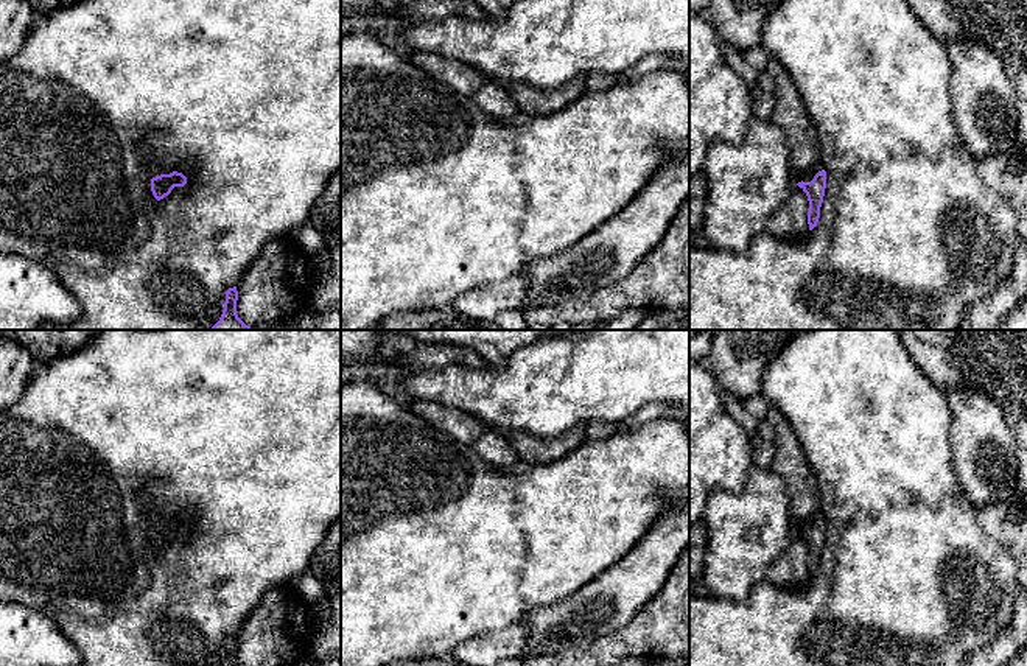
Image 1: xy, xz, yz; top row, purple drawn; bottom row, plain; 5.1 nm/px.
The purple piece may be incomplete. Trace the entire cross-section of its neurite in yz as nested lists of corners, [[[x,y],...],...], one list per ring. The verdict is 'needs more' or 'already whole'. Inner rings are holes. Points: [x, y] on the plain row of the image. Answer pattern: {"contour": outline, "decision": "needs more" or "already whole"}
{"contour": [[[822,512],[815,514],[811,520],[808,520],[797,534],[808,545],[809,549],[808,573],[809,579],[812,579],[820,566],[820,556],[826,537],[826,520],[823,518]]], "decision": "needs more"}

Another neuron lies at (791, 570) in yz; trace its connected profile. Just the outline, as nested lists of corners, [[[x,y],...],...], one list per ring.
[[[795,534],[790,548],[770,568],[767,580],[780,588],[795,588],[809,582],[809,549],[803,537]]]

